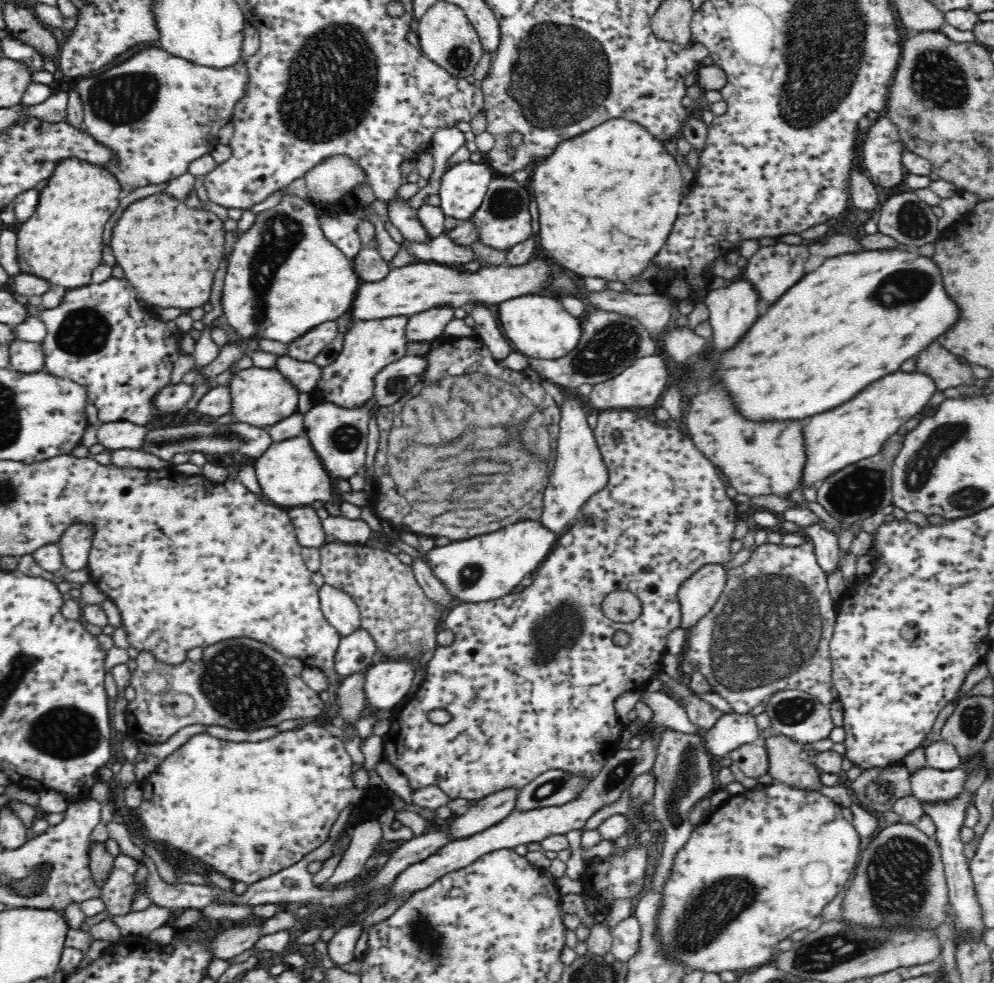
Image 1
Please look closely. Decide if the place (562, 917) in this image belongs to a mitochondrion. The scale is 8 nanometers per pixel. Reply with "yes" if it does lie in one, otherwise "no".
no

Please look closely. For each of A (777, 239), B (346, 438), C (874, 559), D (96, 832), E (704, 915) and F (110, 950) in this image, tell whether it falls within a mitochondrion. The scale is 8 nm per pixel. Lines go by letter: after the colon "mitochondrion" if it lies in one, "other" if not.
A: other
B: mitochondrion
C: other
D: other
E: mitochondrion
F: other

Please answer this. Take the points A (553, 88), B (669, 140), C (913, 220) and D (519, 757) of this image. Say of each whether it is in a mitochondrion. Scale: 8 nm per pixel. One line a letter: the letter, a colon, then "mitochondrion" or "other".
A: mitochondrion
B: other
C: mitochondrion
D: other

